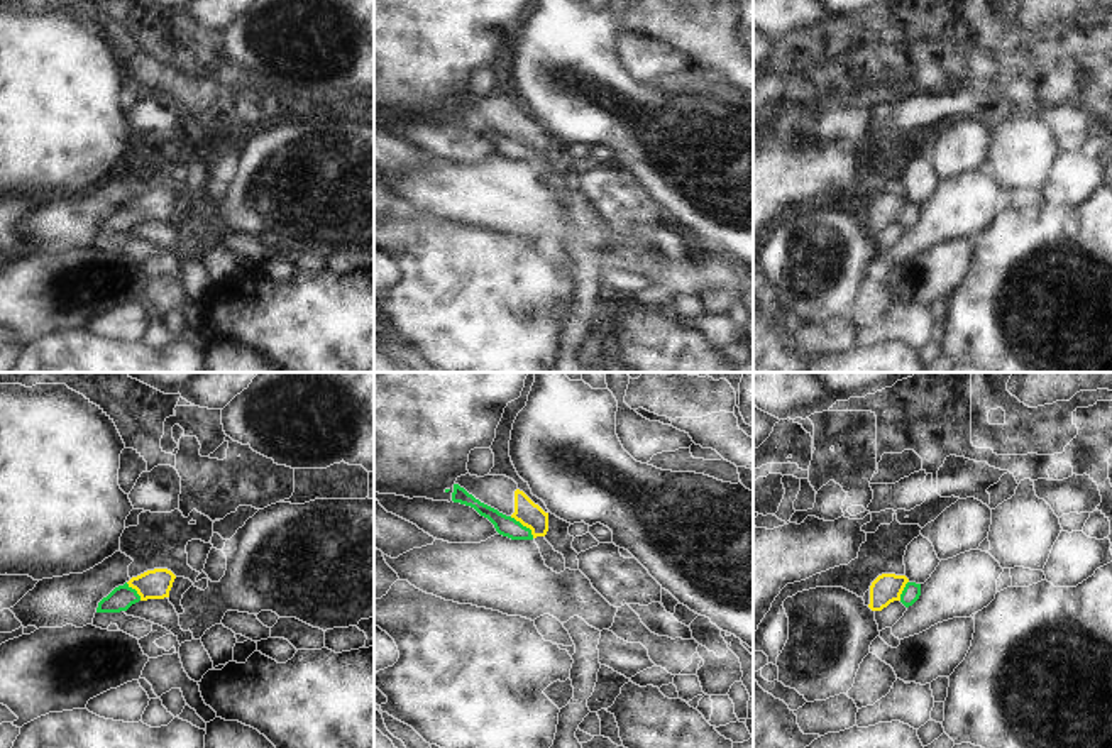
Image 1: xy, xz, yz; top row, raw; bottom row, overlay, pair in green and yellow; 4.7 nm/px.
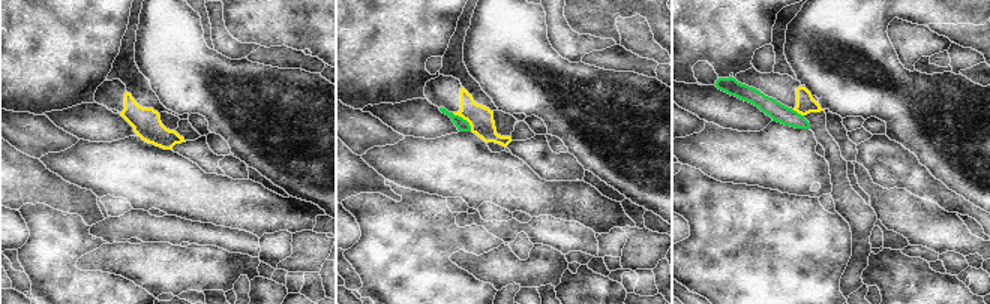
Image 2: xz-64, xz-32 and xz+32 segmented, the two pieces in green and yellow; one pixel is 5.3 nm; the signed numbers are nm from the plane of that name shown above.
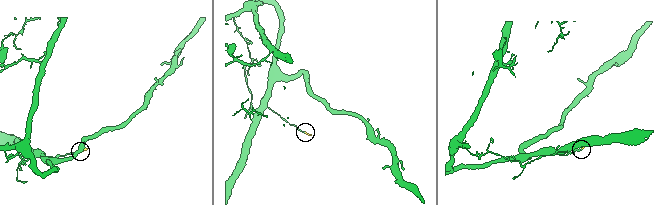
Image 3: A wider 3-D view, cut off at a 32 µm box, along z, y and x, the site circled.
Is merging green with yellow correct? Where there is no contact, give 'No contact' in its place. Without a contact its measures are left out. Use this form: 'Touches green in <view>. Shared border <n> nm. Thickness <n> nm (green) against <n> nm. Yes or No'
Touches green in xz. Shared border 160 nm. Thickness 100 nm (green) against 120 nm. No.

